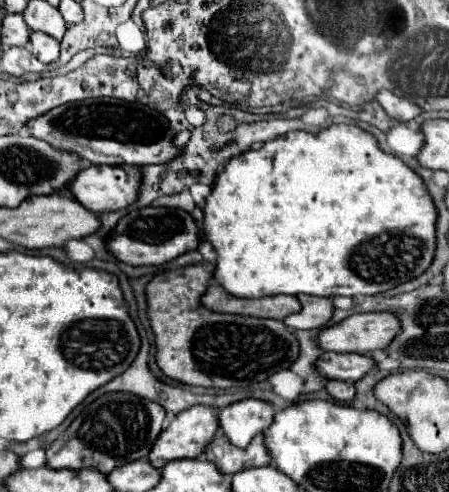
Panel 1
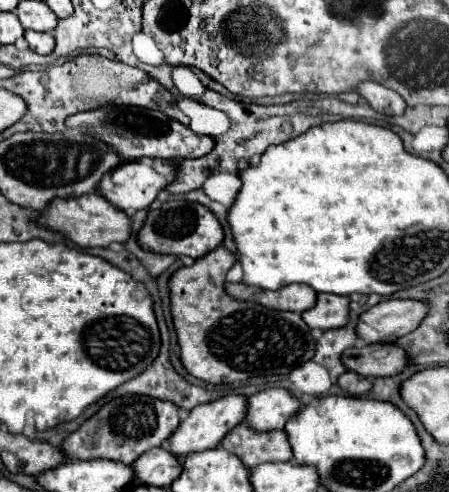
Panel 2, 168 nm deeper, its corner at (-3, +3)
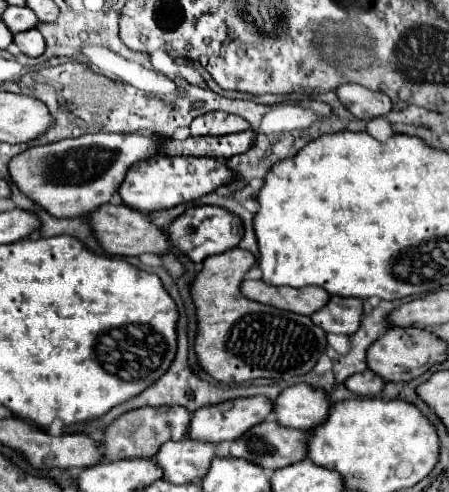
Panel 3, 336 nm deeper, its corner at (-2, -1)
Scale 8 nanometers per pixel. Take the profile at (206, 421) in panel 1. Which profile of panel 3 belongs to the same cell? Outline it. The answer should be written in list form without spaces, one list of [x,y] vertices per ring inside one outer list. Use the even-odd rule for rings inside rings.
[[[251,397],[251,405],[235,405],[237,401],[227,401],[219,405],[209,405],[193,413],[189,425],[189,437],[201,441],[235,441],[253,425],[265,421],[273,413],[273,401],[267,397]]]

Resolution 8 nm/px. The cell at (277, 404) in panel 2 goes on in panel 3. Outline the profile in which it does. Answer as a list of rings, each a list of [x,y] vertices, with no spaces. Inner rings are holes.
[[[299,383],[275,399],[275,419],[293,429],[313,429],[329,415],[331,401],[325,389]]]

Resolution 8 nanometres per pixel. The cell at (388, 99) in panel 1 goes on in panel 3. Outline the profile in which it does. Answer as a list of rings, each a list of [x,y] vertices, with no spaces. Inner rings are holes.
[[[341,85],[335,89],[335,93],[339,101],[345,105],[345,109],[357,119],[383,117],[391,111],[391,99],[385,93],[371,91],[363,85]]]

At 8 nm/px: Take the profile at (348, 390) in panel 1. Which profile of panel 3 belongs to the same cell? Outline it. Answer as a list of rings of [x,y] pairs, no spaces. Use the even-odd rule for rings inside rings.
[[[369,369],[363,371],[363,373],[355,373],[345,381],[345,387],[351,389],[353,393],[361,395],[361,397],[379,395],[383,391],[383,385],[385,385],[385,381],[379,375],[375,375],[373,371],[369,371]]]

